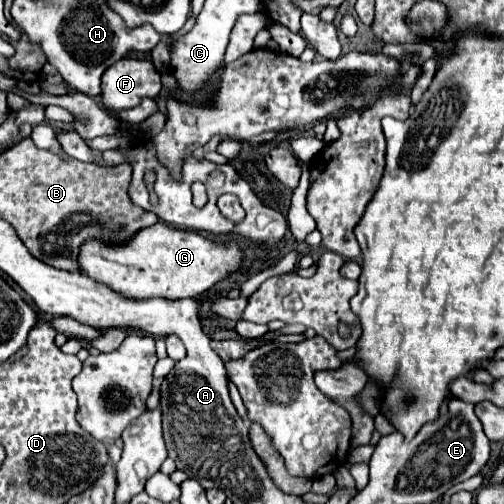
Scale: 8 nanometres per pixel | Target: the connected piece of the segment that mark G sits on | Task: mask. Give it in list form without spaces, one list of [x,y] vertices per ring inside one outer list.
[[[157,223],[151,229],[137,233],[125,245],[109,247],[99,241],[87,241],[79,253],[79,265],[85,275],[109,285],[111,289],[117,289],[127,297],[185,299],[197,297],[219,281],[237,273],[243,257],[243,251],[233,239],[227,243],[217,243],[195,231],[181,231],[165,223]]]

